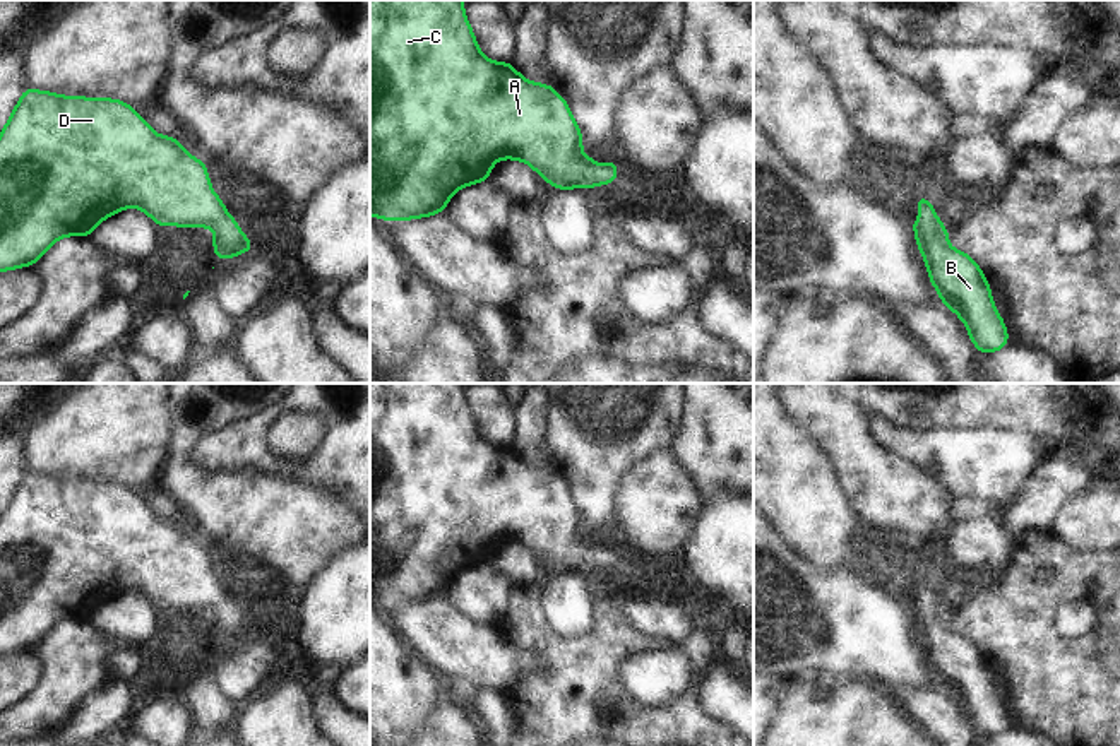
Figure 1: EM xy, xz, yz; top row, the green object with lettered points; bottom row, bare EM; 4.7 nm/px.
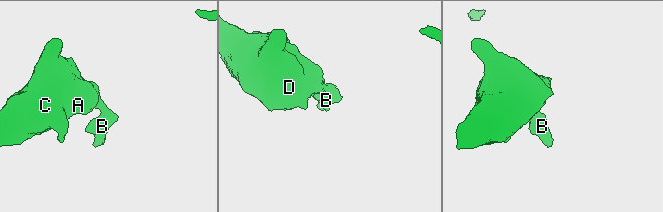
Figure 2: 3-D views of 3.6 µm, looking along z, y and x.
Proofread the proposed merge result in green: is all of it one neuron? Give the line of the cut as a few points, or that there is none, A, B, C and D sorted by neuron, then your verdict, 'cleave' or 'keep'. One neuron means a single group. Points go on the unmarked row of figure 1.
no cut; A B C D; keep

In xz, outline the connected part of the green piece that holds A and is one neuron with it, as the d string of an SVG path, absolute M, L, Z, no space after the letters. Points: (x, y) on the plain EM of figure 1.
M370 383L370 599L385 604L430 601L445 594L459 571L488 565L493 548L500 542L517 542L529 548L553 571L591 571L617 563L617 544L596 548L582 536L582 517L570 498L569 486L546 467L524 462L507 445L490 445L478 431L468 406L462 383Z

